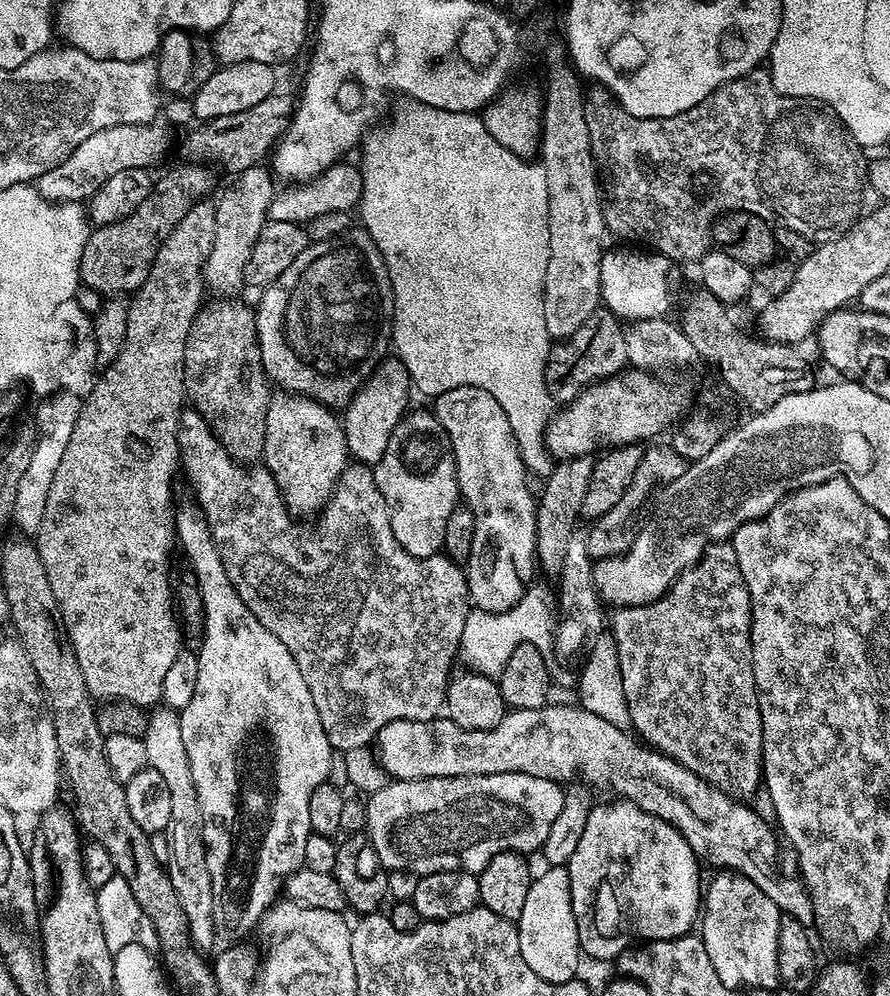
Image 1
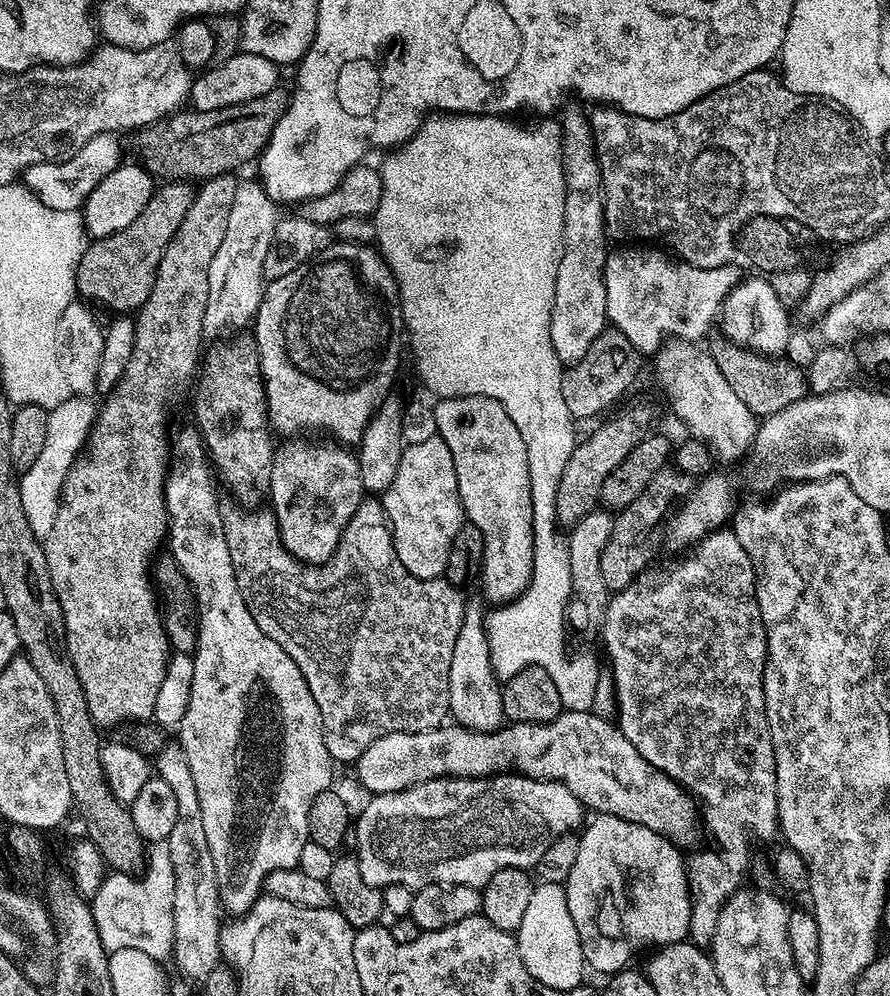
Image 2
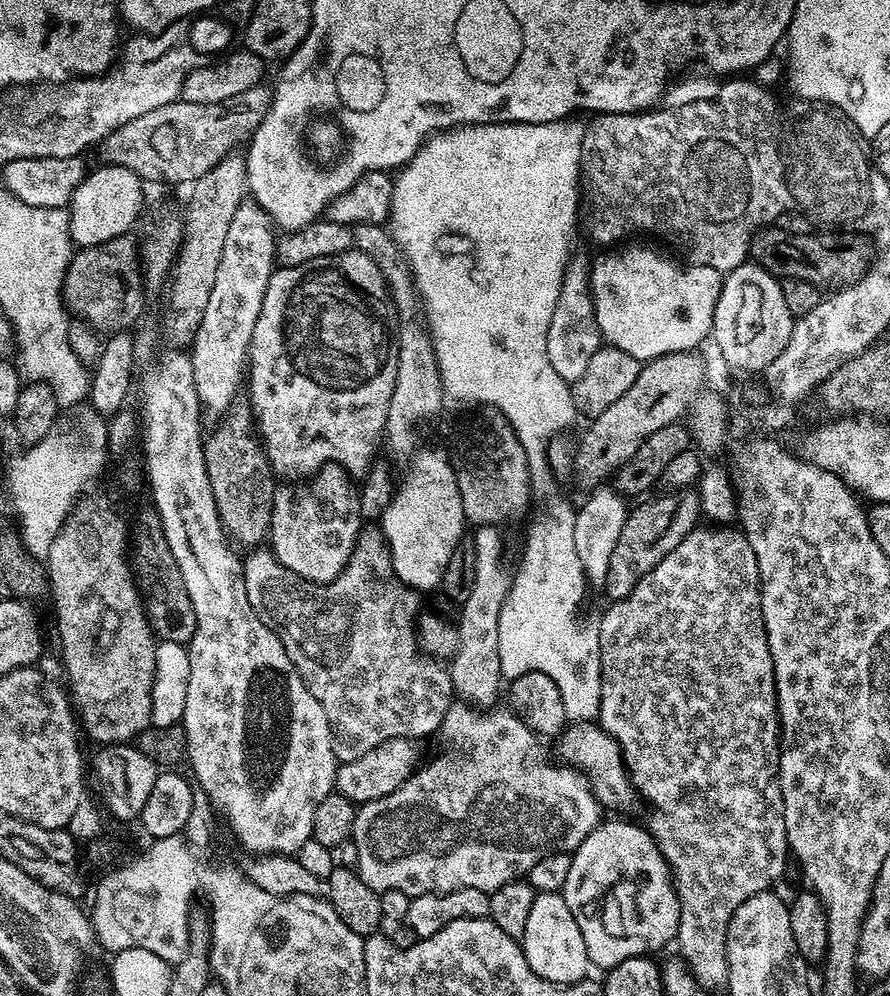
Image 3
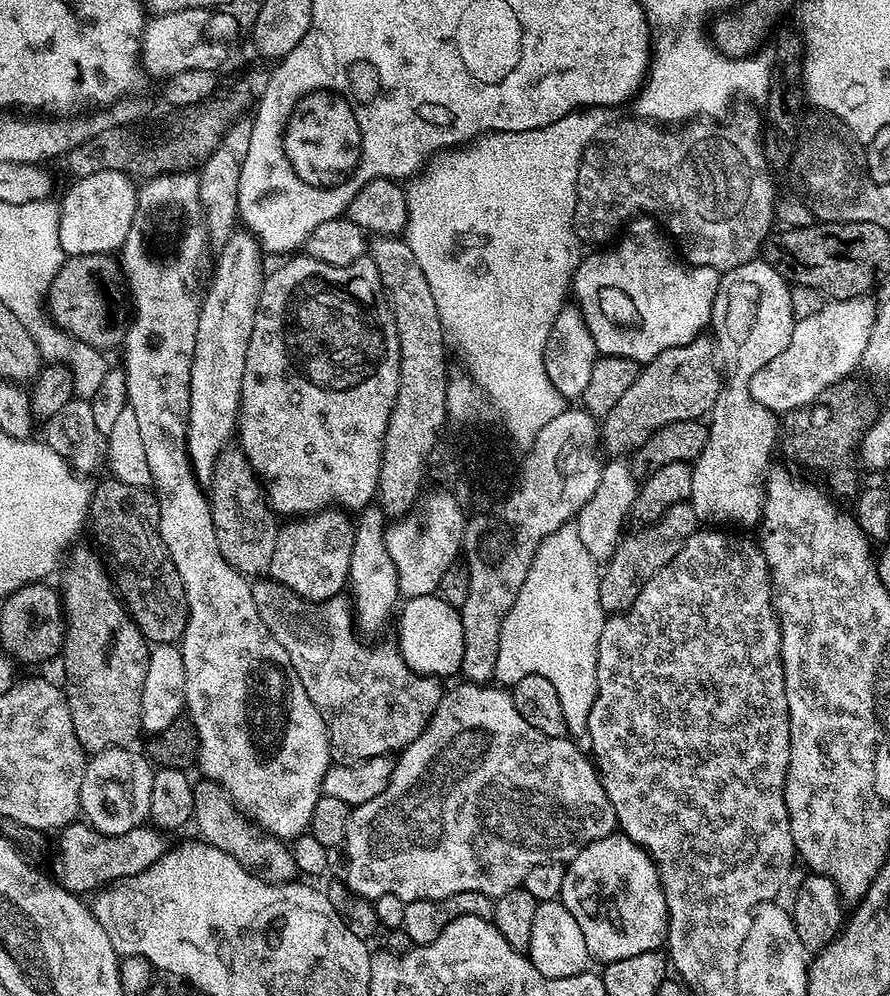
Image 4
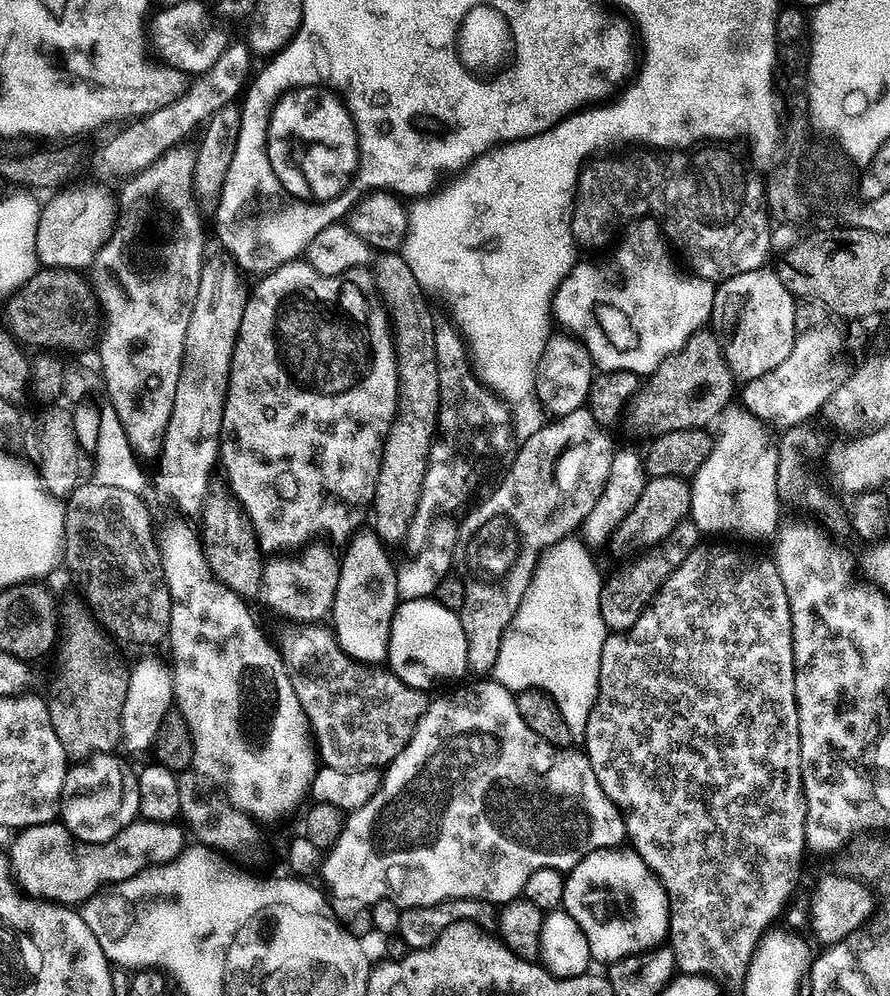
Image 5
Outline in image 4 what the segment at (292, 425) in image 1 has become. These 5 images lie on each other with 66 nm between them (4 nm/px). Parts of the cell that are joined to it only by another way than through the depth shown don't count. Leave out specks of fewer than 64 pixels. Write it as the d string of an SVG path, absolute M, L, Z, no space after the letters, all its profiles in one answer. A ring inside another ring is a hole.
M313 514L293 519L274 540L267 575L281 588L304 600L331 601L340 591L345 591L351 564L354 524L344 516Z

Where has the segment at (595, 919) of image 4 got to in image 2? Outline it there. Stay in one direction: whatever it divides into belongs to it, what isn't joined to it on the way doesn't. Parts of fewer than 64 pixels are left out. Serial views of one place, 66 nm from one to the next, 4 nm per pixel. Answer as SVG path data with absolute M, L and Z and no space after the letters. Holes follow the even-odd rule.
M596 814L591 818L579 833L578 858L574 858L574 867L564 888L570 915L581 938L585 965L611 974L629 967L631 960L628 959L635 954L636 944L663 946L687 941L692 895L688 889L685 857L680 857L679 850L664 833L617 816Z

